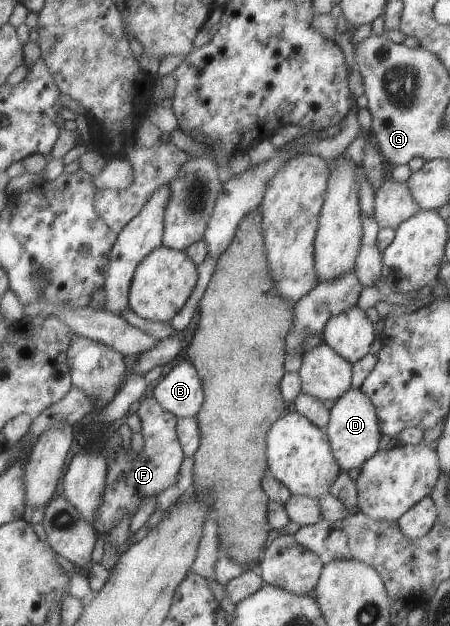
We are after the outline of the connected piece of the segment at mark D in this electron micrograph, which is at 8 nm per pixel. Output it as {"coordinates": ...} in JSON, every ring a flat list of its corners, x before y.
{"coordinates":[[348,389,329,410,329,419,325,428,328,442,336,464,342,471,360,467,378,448,379,431,374,405,360,389]]}

